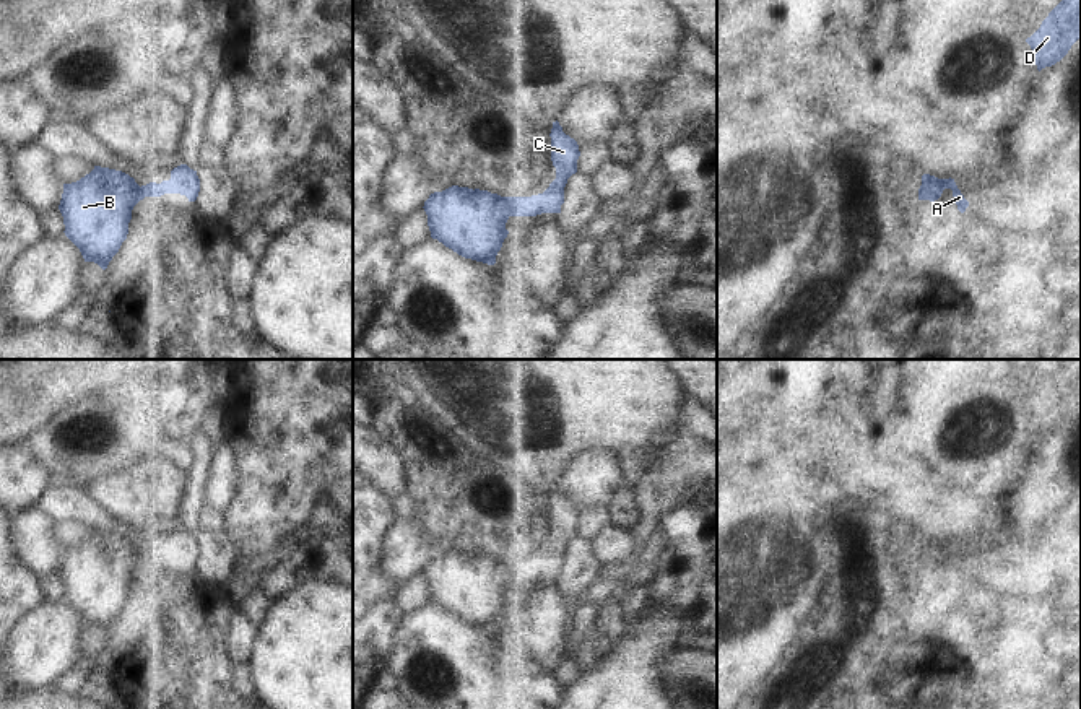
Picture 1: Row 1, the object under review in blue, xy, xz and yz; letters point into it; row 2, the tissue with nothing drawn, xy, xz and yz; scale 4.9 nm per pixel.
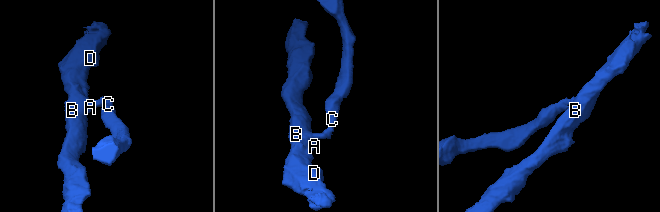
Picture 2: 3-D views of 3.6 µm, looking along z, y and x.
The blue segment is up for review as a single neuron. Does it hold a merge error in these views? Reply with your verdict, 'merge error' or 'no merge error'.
merge error

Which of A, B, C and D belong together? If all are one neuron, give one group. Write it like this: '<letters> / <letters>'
A B D / C

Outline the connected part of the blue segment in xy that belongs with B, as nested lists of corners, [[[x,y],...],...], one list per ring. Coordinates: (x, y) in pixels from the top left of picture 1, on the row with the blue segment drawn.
[[[94,166],[80,181],[63,184],[59,205],[63,233],[80,249],[85,262],[106,270],[127,239],[133,207],[143,198],[133,177]]]

